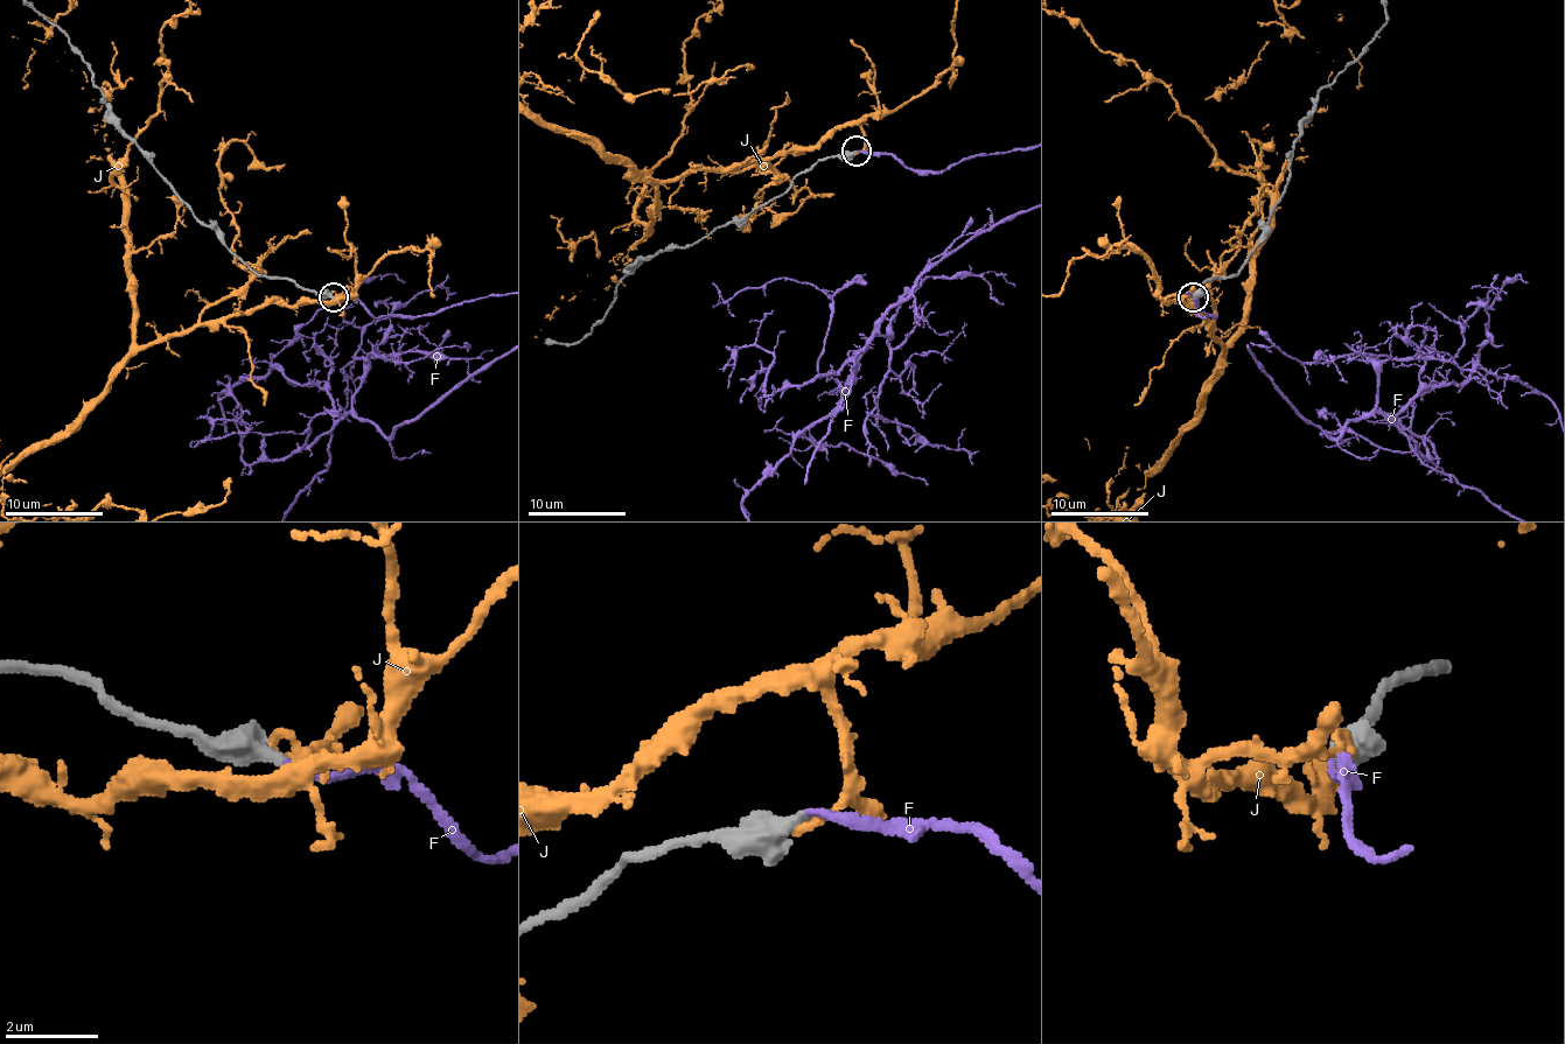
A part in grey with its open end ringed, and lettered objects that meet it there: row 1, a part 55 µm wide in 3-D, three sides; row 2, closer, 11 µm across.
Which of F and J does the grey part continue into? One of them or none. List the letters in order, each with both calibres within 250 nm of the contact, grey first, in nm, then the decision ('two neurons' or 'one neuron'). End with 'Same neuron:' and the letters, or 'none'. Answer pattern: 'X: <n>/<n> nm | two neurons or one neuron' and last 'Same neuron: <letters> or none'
F: 360/180 nm | one neuron
J: 600/200 nm | two neurons
Same neuron: F

